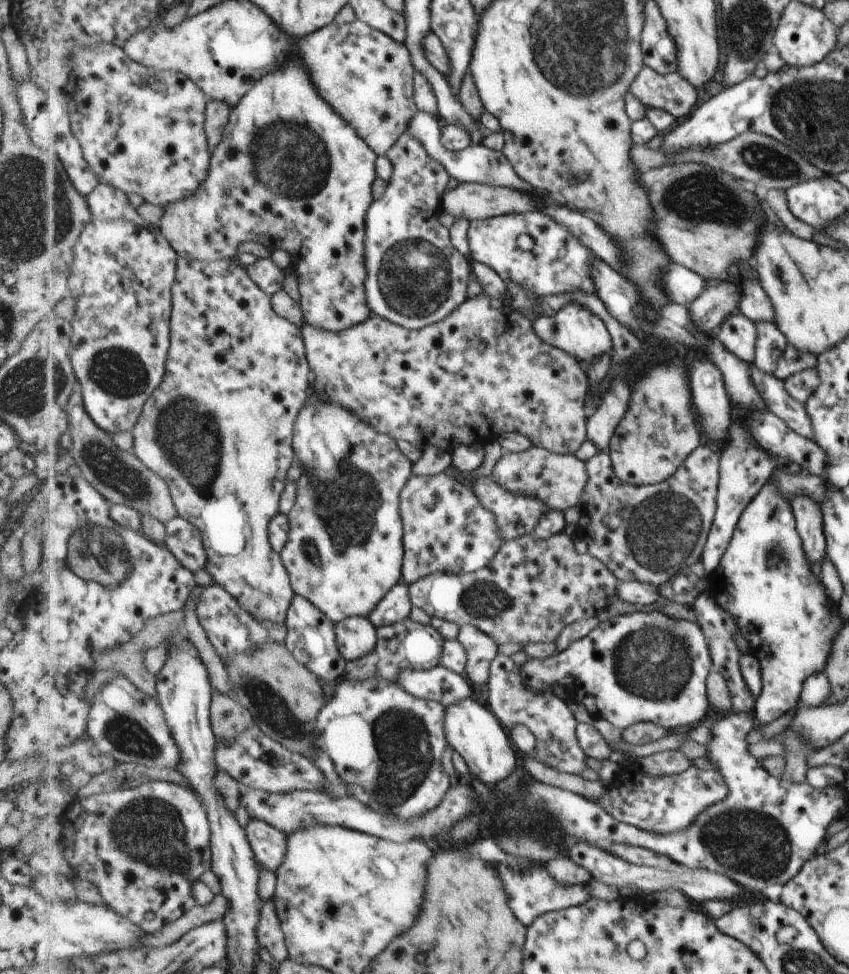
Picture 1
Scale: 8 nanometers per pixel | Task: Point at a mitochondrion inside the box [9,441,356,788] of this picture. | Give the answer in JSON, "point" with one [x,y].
{"point":[112,565]}

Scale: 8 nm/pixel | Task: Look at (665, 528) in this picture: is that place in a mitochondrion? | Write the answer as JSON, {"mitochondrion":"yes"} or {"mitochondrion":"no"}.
{"mitochondrion":"yes"}

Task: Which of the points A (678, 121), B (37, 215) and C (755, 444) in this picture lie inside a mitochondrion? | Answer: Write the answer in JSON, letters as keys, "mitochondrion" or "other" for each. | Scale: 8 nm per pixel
{"A":"other","B":"mitochondrion","C":"other"}

